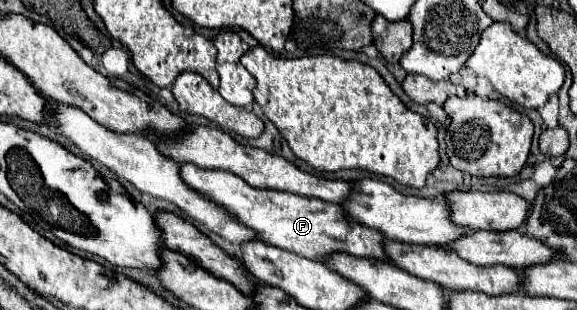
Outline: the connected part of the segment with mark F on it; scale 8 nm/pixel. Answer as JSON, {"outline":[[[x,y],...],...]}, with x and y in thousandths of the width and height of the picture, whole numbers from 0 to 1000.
{"outline":[[[314,529],[310,555],[314,581],[355,632],[359,645],[380,658],[390,671],[411,716],[435,735],[445,761],[445,774],[480,794],[487,806],[556,839],[560,826],[574,813],[605,813],[615,826],[643,826],[667,839],[664,819],[664,761],[653,742],[633,735],[633,729],[612,729],[594,703],[594,671],[588,658],[574,658],[549,639],[529,639],[504,619],[484,619],[484,613],[442,613],[414,568],[390,555],[390,548],[352,548],[334,529]]]}

